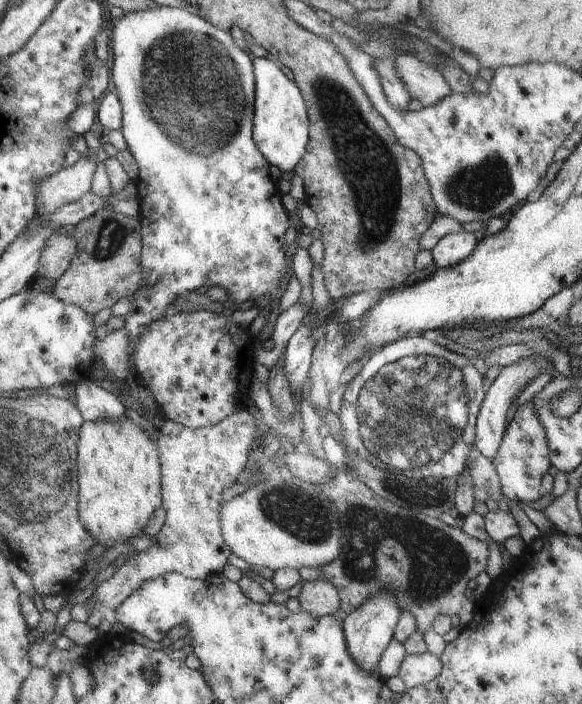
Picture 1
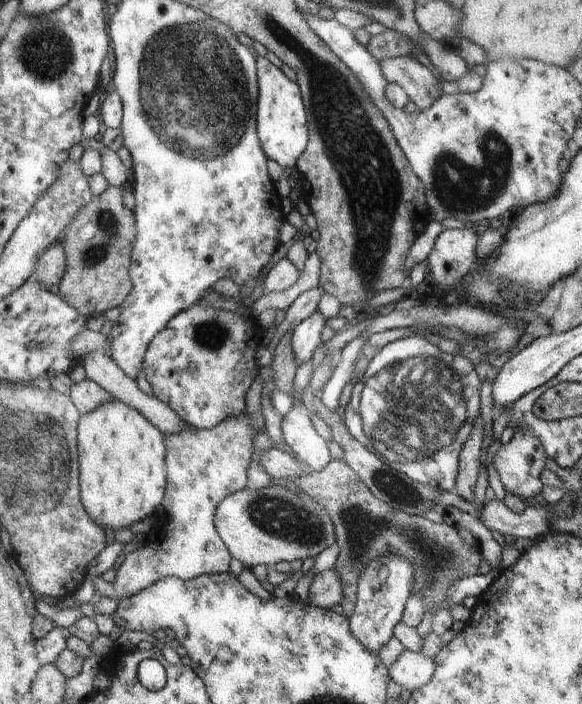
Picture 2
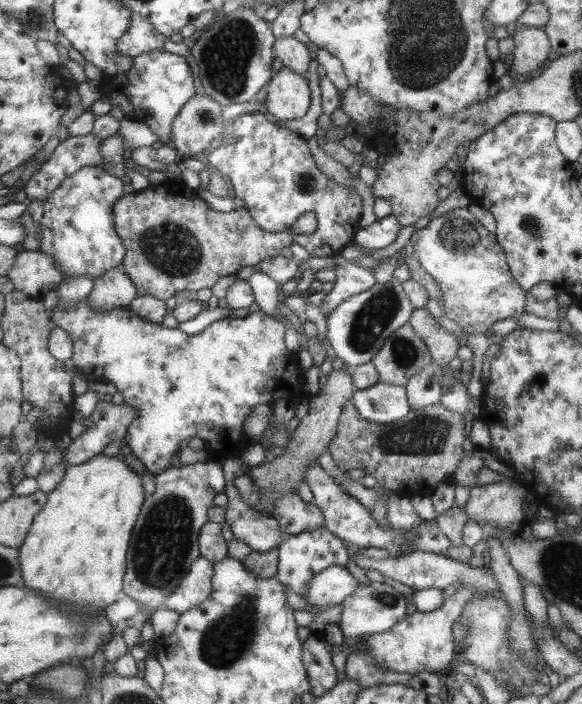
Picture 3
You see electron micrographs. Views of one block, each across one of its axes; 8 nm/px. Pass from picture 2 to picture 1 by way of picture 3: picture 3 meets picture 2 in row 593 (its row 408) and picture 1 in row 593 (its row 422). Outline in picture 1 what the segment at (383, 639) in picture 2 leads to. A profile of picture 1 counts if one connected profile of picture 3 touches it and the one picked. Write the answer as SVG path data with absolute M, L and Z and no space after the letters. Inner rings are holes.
M385 590L385 592L377 592L375 596L369 596L369 600L365 600L365 604L357 608L357 612L345 618L343 626L345 626L345 636L349 638L349 652L353 654L361 670L365 670L367 674L377 672L379 658L393 640L399 618L401 618L401 608L397 602L397 594L393 594L393 590Z

